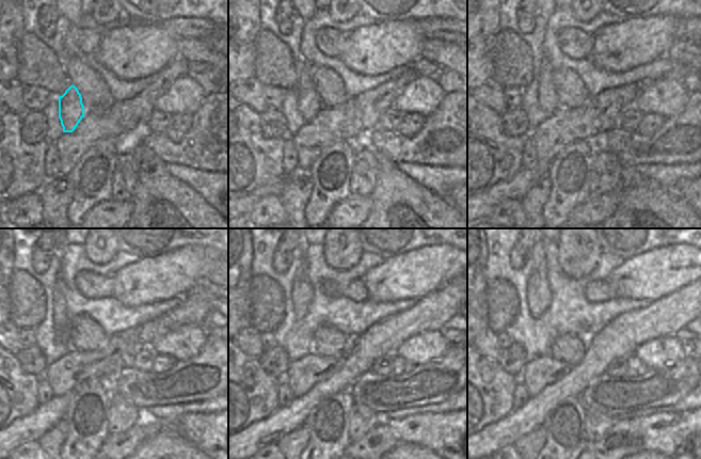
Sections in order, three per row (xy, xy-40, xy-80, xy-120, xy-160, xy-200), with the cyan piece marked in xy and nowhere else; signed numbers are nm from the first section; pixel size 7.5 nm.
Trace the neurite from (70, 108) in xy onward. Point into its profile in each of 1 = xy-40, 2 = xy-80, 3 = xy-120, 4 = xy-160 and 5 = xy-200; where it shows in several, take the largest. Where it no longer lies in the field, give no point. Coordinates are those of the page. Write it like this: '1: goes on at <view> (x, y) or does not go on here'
1: goes on at xy-40 (308, 104)
2: goes on at xy-80 (547, 99)
3: goes on at xy-120 (60, 312)
4: goes on at xy-160 (301, 291)
5: goes on at xy-200 (538, 294)

